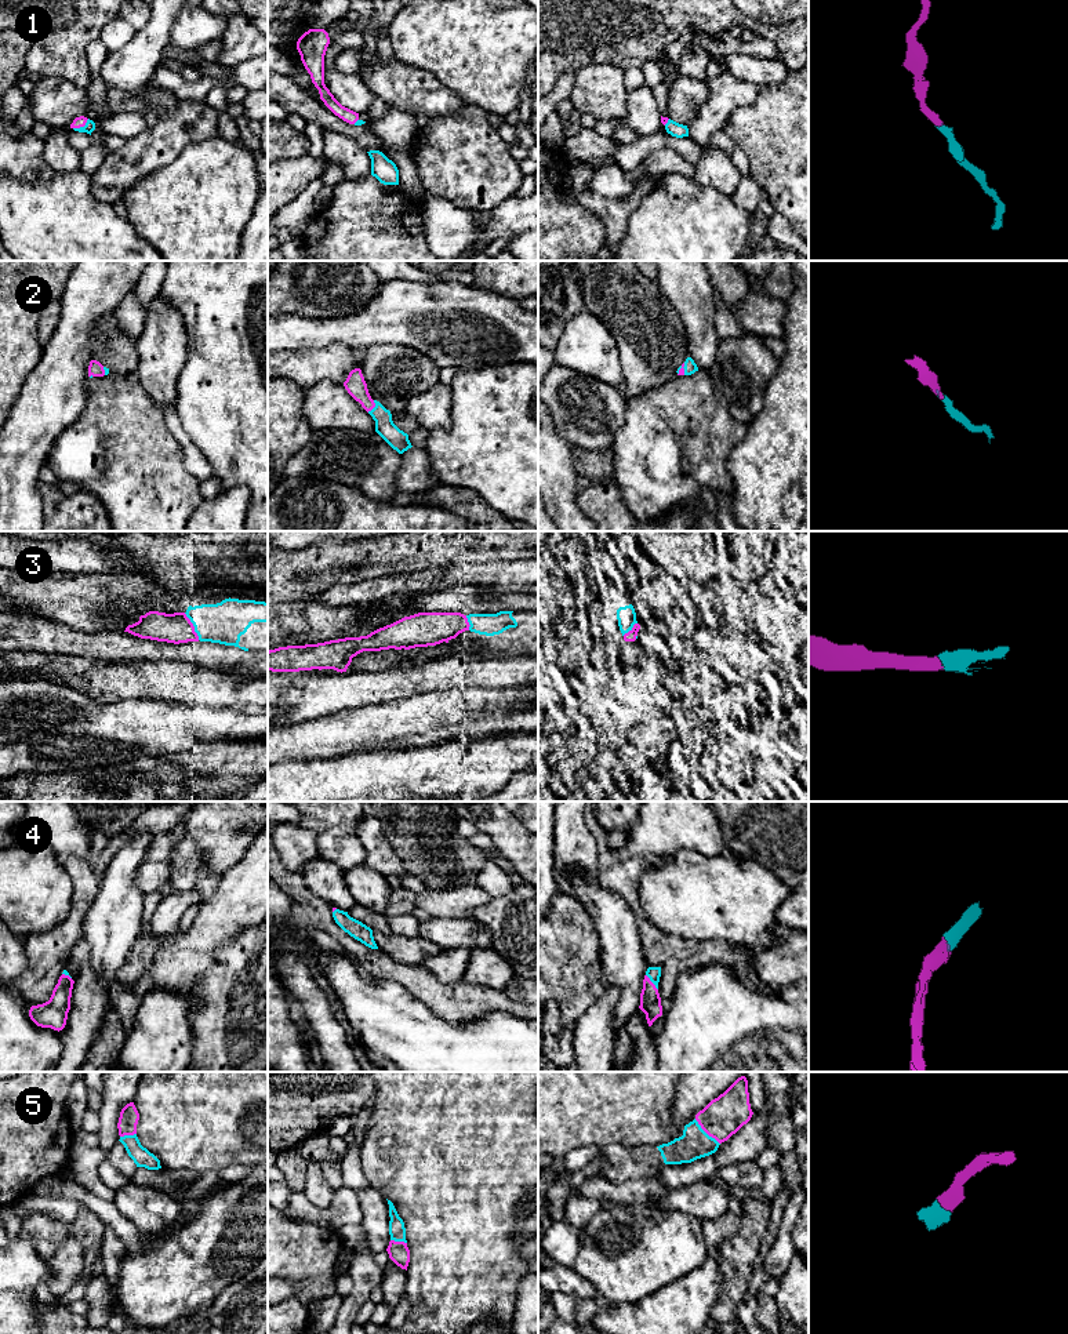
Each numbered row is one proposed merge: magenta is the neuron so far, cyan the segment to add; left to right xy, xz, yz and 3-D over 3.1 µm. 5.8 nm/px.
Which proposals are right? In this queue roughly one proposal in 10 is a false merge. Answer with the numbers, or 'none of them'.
1, 2, 3, 4, 5

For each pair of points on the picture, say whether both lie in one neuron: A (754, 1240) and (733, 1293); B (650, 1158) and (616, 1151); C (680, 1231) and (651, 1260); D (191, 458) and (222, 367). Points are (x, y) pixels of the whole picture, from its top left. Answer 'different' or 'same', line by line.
A: same
B: same
C: same
D: different

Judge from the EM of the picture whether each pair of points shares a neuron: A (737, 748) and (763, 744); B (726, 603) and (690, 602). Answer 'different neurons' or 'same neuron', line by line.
A: different neurons
B: different neurons

